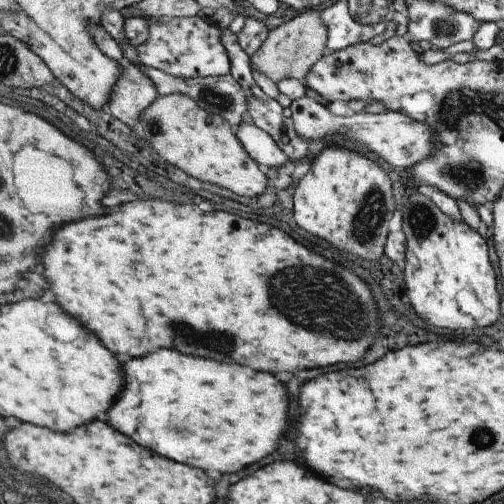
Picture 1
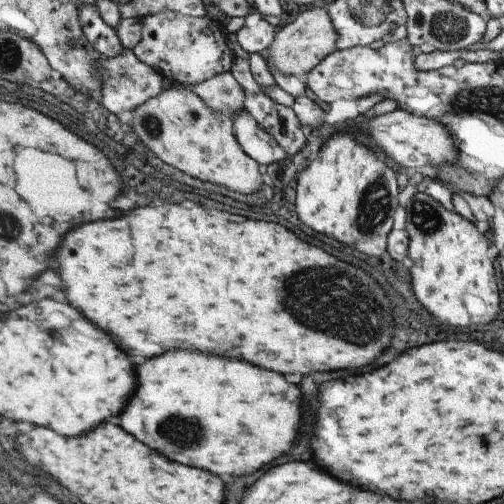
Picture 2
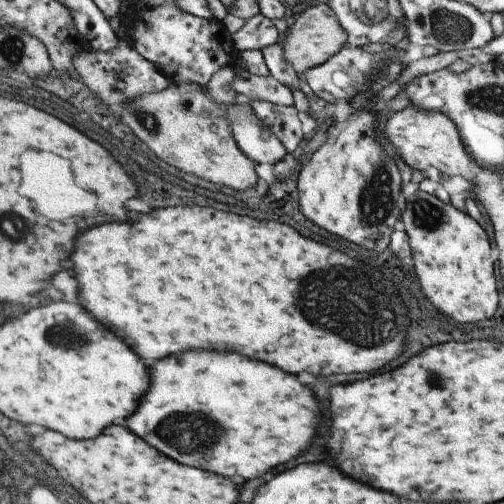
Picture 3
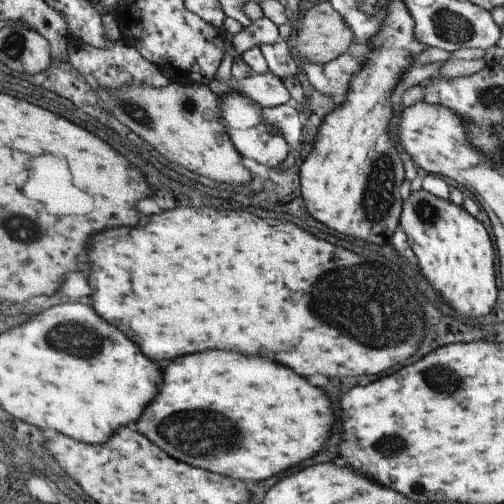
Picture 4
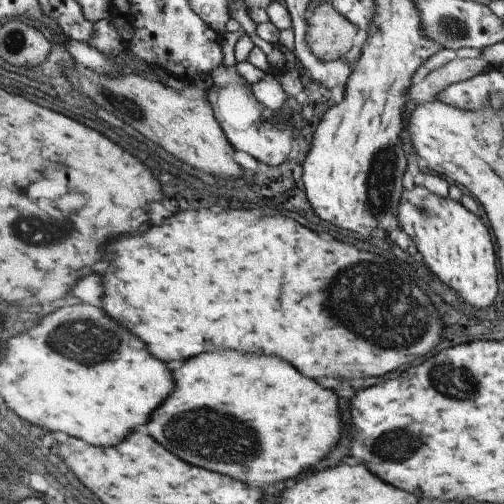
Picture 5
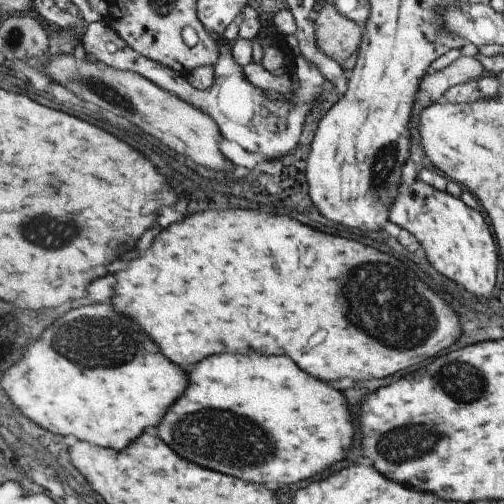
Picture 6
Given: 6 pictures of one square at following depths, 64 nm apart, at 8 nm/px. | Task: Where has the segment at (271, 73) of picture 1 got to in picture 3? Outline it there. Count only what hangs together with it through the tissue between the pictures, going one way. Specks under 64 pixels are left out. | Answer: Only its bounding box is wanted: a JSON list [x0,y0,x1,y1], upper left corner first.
[281,4,347,76]

